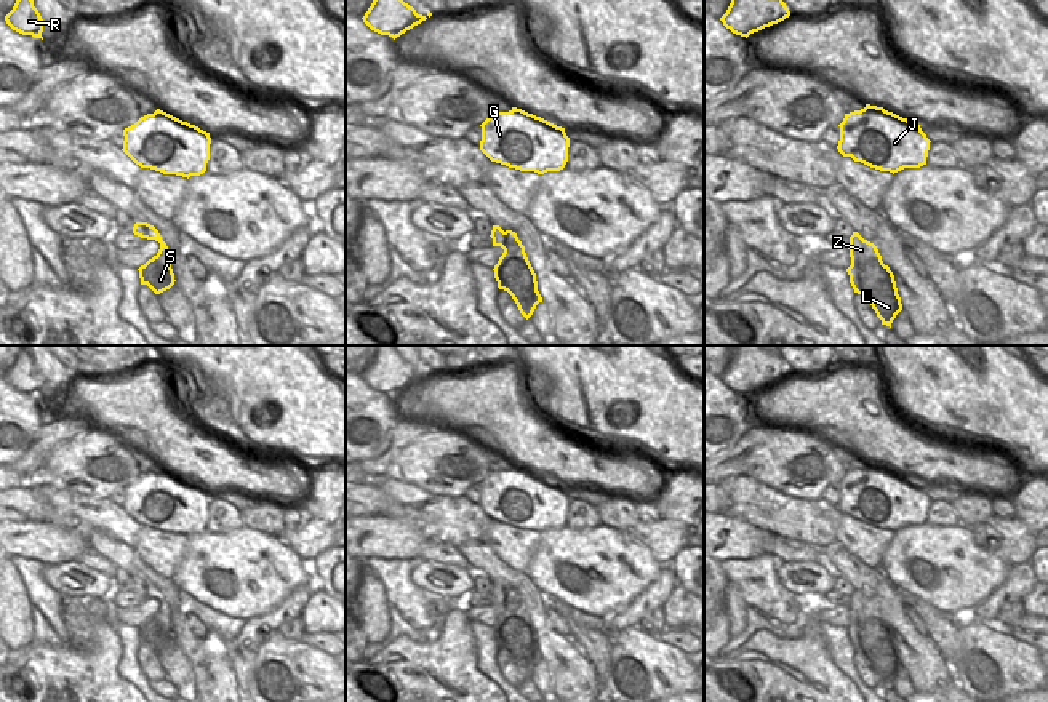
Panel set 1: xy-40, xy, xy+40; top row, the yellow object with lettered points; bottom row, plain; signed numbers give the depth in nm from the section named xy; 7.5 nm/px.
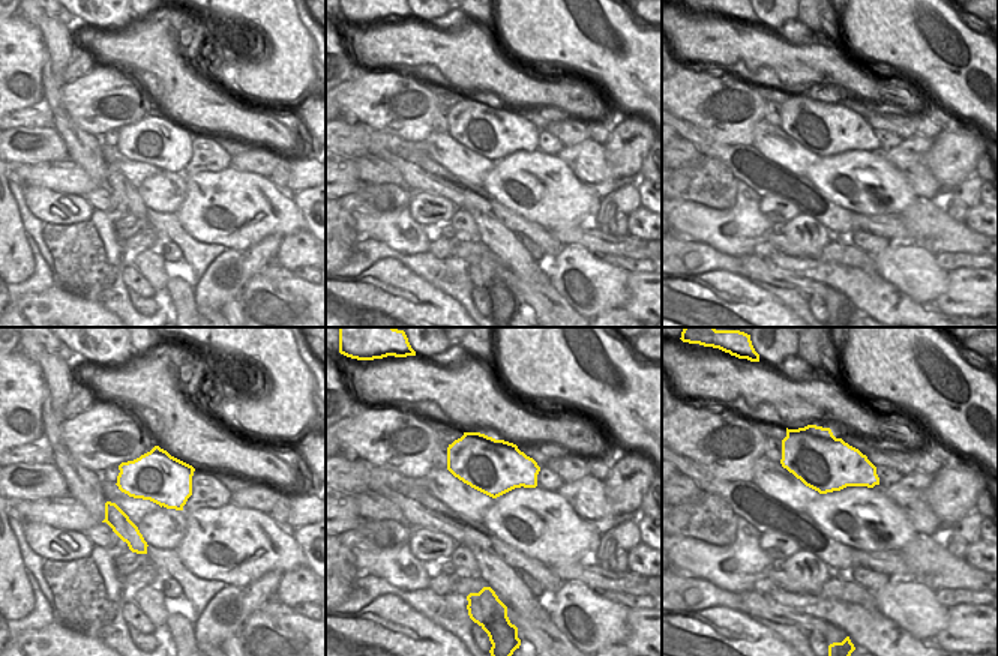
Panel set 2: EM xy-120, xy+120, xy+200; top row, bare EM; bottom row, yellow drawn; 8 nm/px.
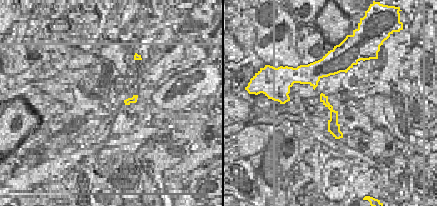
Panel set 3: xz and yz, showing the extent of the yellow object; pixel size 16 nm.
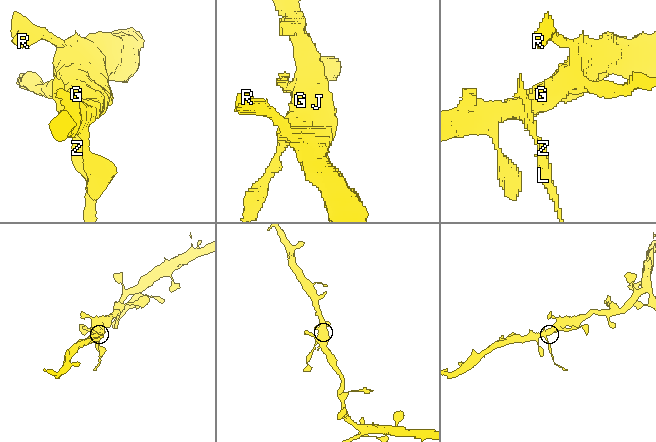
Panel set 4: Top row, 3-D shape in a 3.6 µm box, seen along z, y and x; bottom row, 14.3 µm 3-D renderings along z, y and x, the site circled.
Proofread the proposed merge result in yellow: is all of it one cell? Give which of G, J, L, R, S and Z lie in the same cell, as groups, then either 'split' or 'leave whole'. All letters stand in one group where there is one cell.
G J R / L S Z; split

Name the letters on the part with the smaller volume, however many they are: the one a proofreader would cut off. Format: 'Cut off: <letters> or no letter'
Cut off: L, S, Z

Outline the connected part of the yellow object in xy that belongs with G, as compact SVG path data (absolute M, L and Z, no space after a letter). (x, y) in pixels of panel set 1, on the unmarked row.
M522 467L490 472L480 485L480 509L491 520L538 532L560 529L568 520L565 486Z

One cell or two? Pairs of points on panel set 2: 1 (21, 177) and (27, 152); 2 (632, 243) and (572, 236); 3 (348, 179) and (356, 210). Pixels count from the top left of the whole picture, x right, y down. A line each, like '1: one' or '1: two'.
1: two
2: one
3: two

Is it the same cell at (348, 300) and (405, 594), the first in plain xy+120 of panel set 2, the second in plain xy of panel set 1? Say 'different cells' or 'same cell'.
different cells

